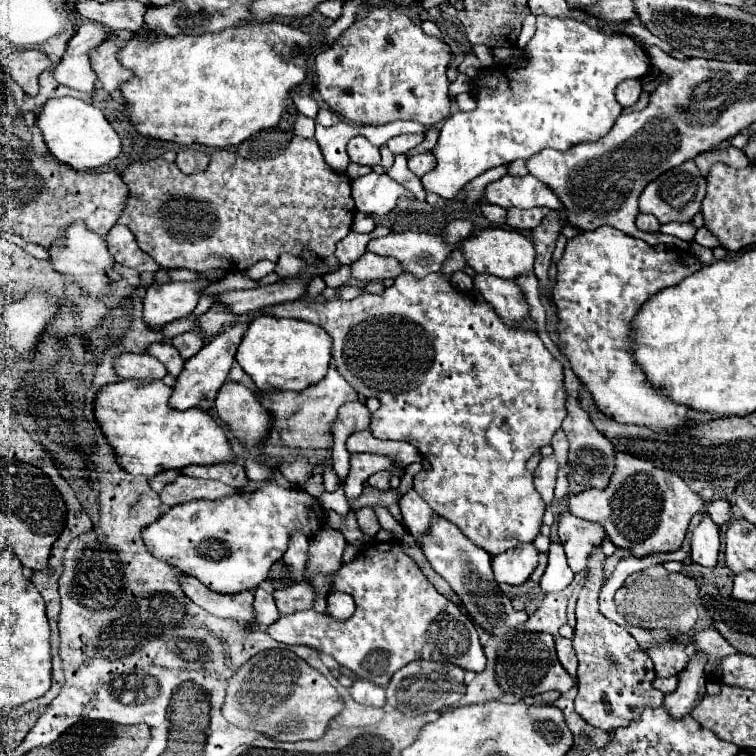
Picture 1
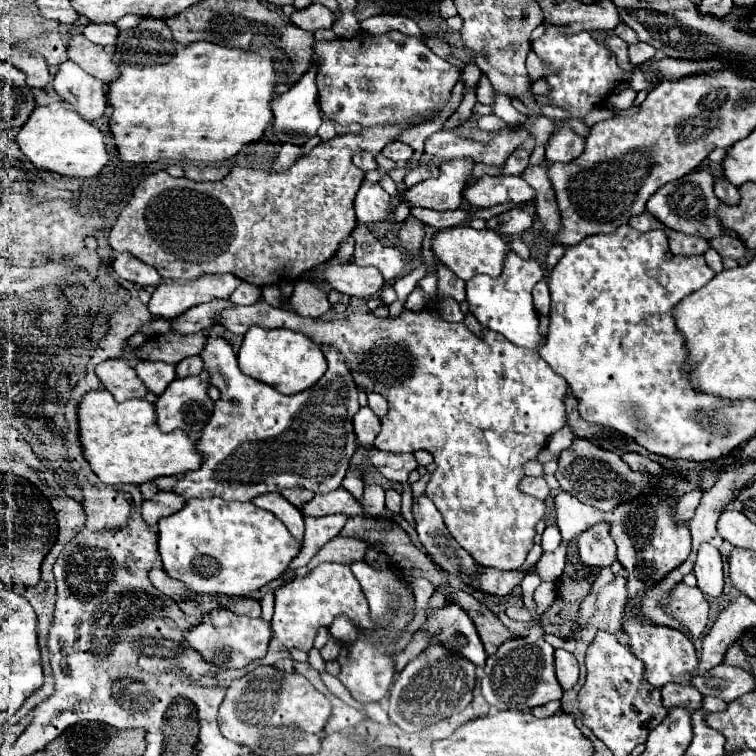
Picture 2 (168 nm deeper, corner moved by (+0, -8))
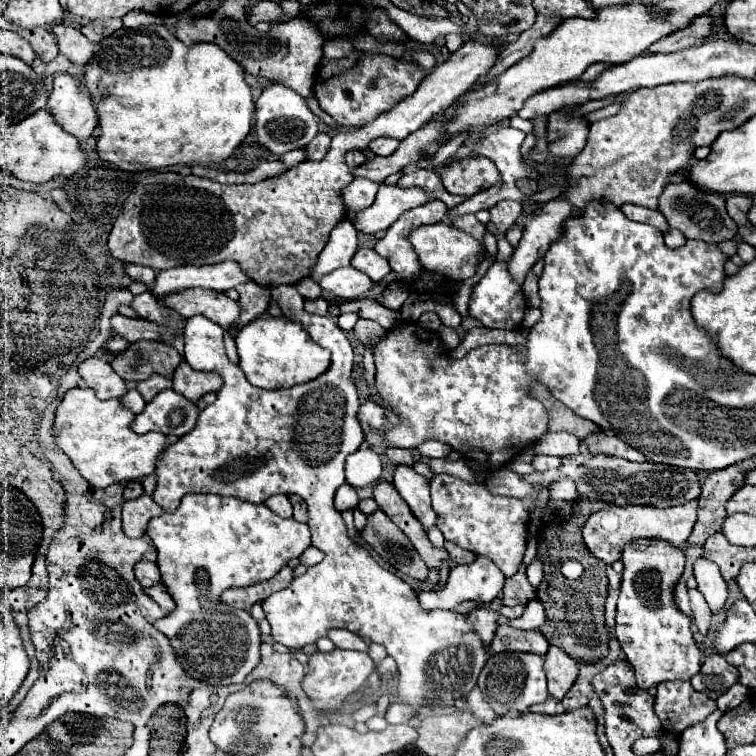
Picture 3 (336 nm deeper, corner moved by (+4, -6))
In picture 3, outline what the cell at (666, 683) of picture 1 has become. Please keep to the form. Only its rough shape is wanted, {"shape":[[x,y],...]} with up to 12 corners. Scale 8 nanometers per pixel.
{"shape":[[662,682],[654,712],[676,736],[714,710],[690,682]]}

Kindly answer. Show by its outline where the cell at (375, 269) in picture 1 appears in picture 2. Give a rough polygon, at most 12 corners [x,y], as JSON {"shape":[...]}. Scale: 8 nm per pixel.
{"shape":[[356,264],[318,272],[342,294],[372,298],[382,274]]}

